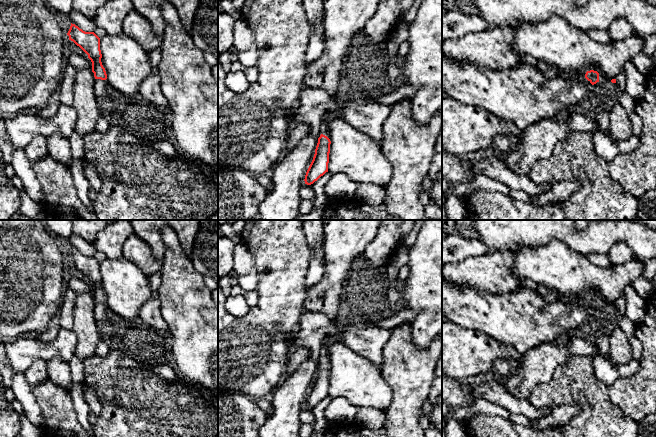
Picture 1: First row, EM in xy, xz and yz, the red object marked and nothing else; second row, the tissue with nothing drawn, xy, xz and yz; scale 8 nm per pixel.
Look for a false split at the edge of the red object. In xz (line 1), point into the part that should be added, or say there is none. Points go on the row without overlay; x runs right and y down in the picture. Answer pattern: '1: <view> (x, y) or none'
1: xz (324, 354)

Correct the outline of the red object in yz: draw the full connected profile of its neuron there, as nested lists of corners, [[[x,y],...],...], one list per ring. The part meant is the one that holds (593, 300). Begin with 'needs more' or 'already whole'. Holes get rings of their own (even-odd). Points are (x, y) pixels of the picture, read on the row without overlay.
needs more | [[[442,280],[442,311],[447,315],[448,321],[512,346],[521,356],[539,344],[553,342],[561,336],[571,336],[576,329],[582,327],[590,311],[597,306],[599,297],[594,294],[587,295],[584,302],[560,298],[548,303],[536,291],[524,286],[514,291],[490,294]]]

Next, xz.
needs more | [[[328,338],[323,342],[318,362],[318,367],[315,373],[313,384],[305,399],[305,408],[311,409],[317,405],[321,400],[328,396],[329,377],[331,365],[327,361],[328,358],[328,345],[331,339]]]

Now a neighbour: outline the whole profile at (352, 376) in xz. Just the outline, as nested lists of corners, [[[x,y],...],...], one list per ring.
[[[329,341],[330,377],[328,396],[345,397],[357,407],[385,410],[393,391],[381,374],[381,369],[358,355],[342,342]]]

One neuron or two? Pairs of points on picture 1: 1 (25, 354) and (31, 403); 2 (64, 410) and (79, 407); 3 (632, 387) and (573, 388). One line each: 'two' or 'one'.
1: two
2: two
3: two

